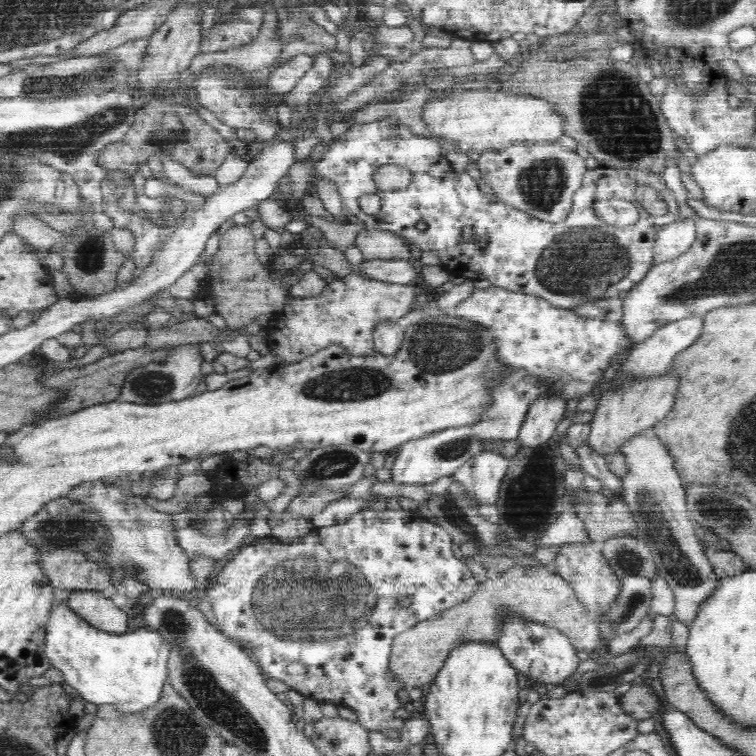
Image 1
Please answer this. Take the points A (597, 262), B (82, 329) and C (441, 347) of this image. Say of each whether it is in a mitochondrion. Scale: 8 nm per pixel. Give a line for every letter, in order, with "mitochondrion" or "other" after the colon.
A: mitochondrion
B: other
C: mitochondrion

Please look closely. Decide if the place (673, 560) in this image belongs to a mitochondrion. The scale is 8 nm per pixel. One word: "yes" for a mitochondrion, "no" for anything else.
yes

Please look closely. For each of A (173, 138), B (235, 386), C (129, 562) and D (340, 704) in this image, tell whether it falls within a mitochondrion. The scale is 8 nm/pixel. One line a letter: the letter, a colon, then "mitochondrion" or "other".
A: mitochondrion
B: other
C: mitochondrion
D: other

